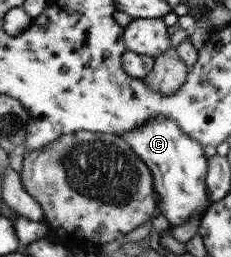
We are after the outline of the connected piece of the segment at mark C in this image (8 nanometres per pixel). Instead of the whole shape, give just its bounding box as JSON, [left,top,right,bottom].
[118,115,212,226]

